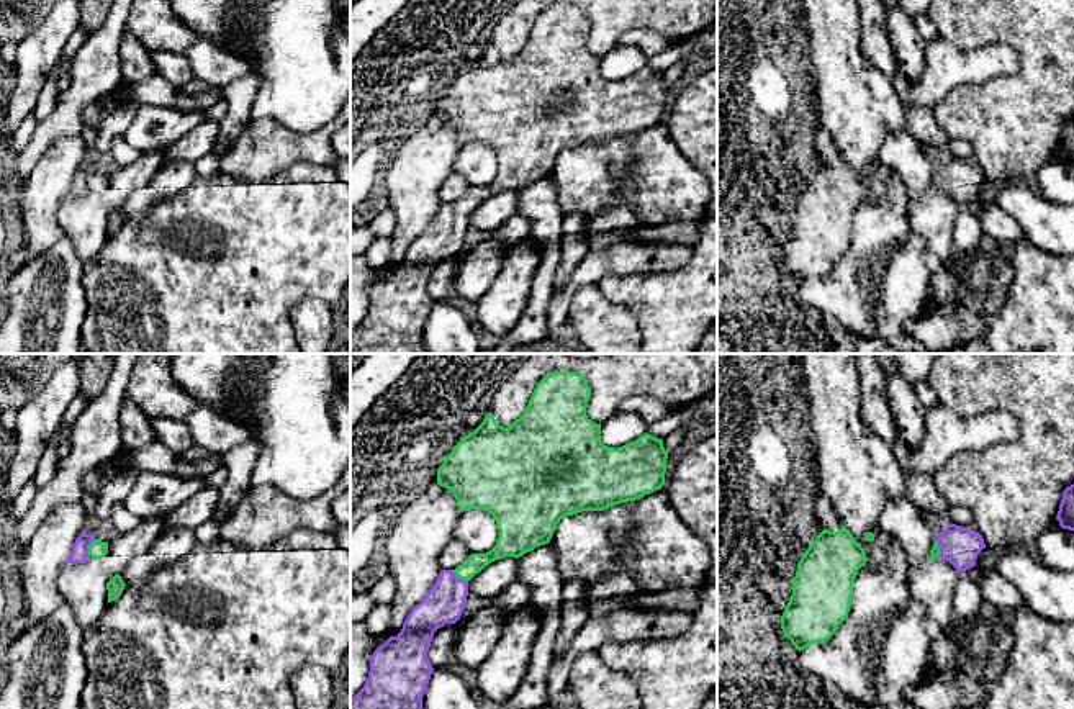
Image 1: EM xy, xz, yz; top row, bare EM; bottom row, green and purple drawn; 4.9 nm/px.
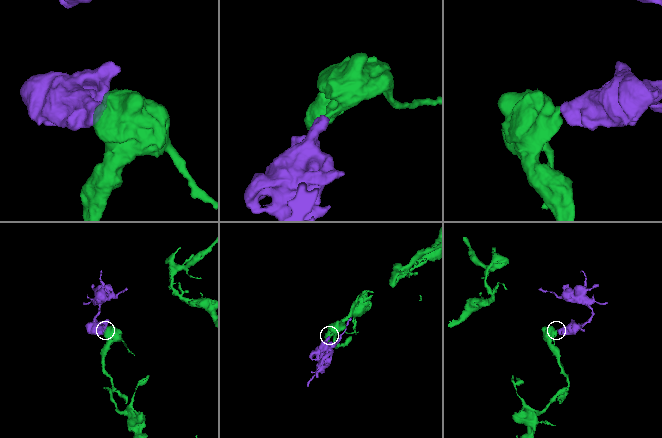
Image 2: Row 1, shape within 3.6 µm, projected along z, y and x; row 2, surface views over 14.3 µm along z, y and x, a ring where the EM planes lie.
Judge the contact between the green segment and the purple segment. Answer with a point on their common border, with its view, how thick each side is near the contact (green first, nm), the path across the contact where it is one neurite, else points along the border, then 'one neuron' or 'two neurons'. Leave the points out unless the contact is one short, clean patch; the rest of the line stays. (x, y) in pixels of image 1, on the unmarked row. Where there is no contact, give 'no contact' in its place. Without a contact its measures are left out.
meets green in xz at (459, 210); 90 nm thick on the green side, 200 nm on the other; runs through xz (477, 195), (459, 210), (444, 236); one neuron

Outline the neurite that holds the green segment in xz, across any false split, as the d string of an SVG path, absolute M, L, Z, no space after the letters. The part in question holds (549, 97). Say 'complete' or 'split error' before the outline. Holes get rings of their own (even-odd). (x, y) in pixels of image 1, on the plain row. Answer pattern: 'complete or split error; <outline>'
split error; M552 5L537 16L526 44L511 59L503 61L493 47L486 47L483 56L457 75L447 88L437 103L437 118L454 126L462 146L472 142L488 144L496 154L499 170L490 185L472 187L455 203L442 203L434 219L408 247L401 265L396 270L391 269L373 285L368 311L363 321L350 332L350 354L431 354L422 345L422 329L434 305L427 285L434 265L460 252L467 237L468 215L494 193L504 190L519 192L535 180L548 177L557 157L566 149L583 144L604 144L661 123L668 92L663 74L645 65L637 74L617 82L604 79L601 57L586 49L589 31L591 21L581 7Z

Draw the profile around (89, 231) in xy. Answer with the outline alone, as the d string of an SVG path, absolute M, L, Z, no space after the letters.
M165 151L139 154L128 167L120 167L108 177L103 192L87 192L83 196L64 196L57 206L57 221L85 262L98 254L108 239L106 216L120 208L138 188L146 187L162 169Z

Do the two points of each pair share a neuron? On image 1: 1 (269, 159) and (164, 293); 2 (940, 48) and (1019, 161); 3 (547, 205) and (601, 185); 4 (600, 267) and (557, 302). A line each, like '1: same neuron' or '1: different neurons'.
1: different neurons
2: different neurons
3: different neurons
4: same neuron

